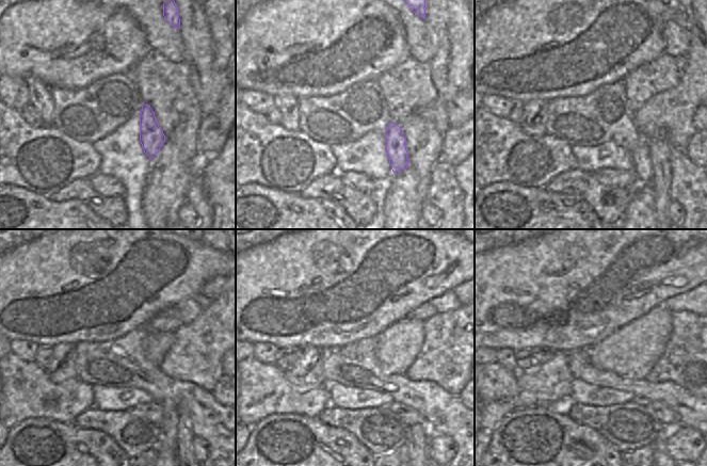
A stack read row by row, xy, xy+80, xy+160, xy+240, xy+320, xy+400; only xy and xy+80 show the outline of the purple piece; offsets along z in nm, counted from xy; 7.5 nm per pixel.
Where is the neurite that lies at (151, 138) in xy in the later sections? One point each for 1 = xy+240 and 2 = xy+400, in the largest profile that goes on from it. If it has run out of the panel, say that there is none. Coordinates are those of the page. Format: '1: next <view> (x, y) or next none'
1: next xy+240 (169, 428)
2: next xy+400 (659, 446)

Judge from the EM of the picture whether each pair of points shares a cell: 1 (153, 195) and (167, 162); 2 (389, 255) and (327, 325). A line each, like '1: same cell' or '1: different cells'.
1: same cell
2: same cell

